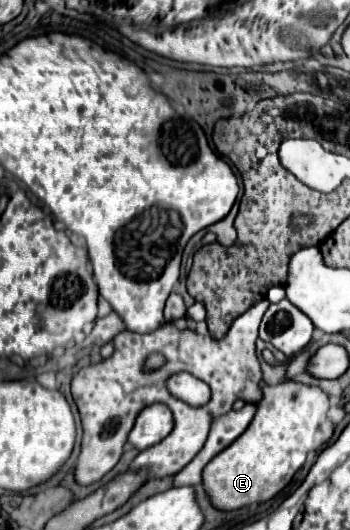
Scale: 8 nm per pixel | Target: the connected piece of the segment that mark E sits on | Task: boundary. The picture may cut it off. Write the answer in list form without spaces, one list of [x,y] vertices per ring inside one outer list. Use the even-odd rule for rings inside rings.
[[[282,382],[276,386],[260,384],[262,398],[256,402],[256,416],[246,432],[226,450],[222,450],[202,472],[204,490],[216,510],[230,512],[254,502],[266,502],[276,496],[306,462],[310,450],[322,448],[334,426],[328,418],[330,398],[318,386]]]

